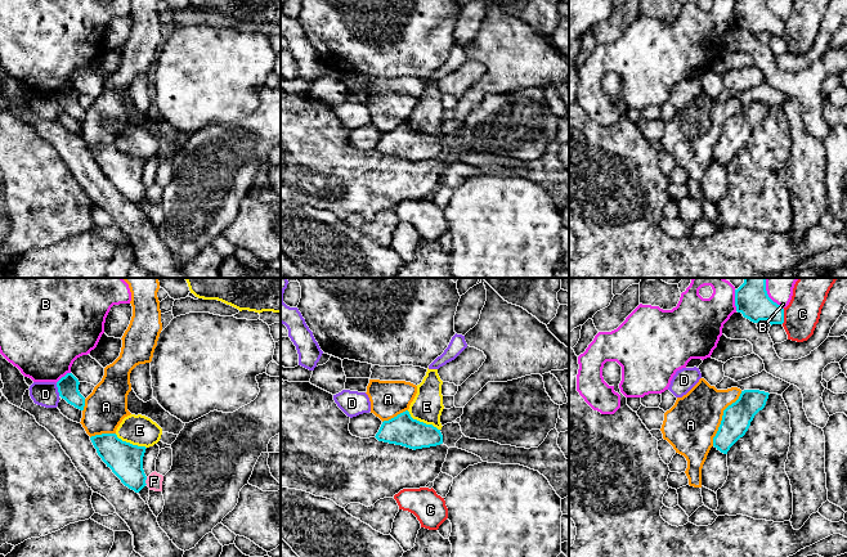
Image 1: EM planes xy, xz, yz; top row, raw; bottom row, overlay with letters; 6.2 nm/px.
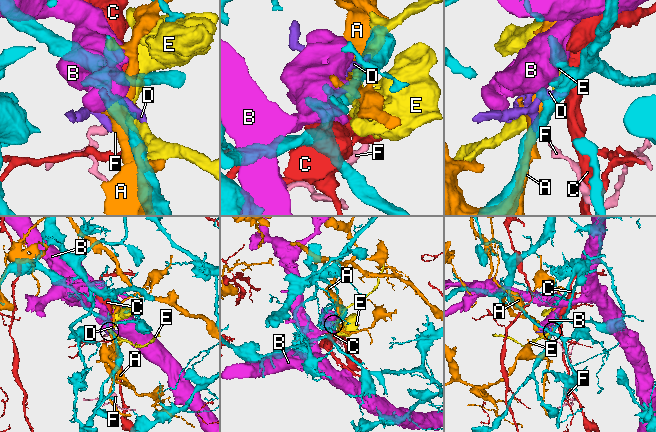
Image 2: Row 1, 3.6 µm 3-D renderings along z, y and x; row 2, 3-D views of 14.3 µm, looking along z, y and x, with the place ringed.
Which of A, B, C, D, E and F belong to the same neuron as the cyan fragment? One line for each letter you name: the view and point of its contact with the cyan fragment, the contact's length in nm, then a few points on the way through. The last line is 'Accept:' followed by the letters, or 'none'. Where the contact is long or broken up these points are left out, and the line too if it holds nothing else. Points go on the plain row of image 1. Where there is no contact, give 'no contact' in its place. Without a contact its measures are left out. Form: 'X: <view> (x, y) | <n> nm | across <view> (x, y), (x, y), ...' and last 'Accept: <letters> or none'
Accept: none

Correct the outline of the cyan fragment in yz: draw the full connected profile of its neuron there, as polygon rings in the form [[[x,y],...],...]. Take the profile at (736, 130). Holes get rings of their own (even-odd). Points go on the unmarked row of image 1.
[[[759,102],[741,103],[739,111],[723,122],[713,158],[727,166],[730,160],[745,147],[754,127],[765,120],[768,107]]]

